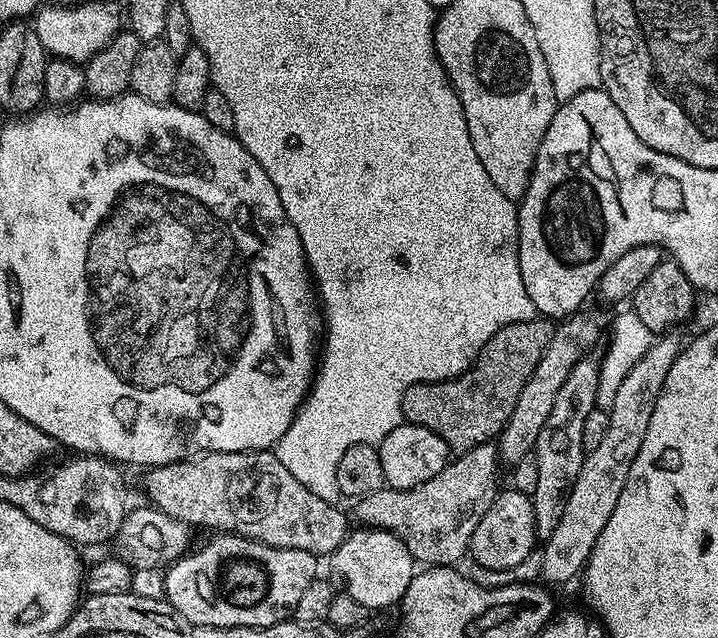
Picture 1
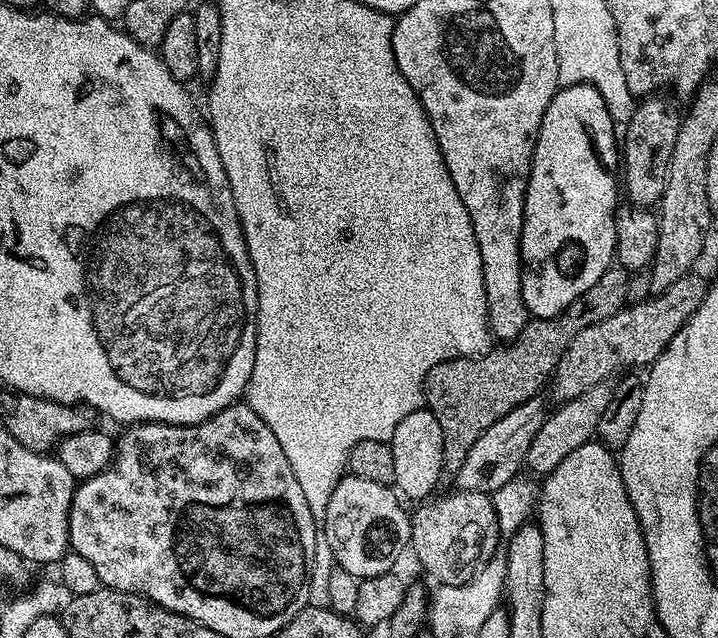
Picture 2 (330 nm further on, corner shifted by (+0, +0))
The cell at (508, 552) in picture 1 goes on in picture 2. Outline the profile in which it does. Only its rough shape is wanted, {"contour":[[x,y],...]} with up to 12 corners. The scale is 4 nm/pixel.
{"contour":[[489,493],[428,498],[410,552],[437,585],[462,586],[498,552]]}

